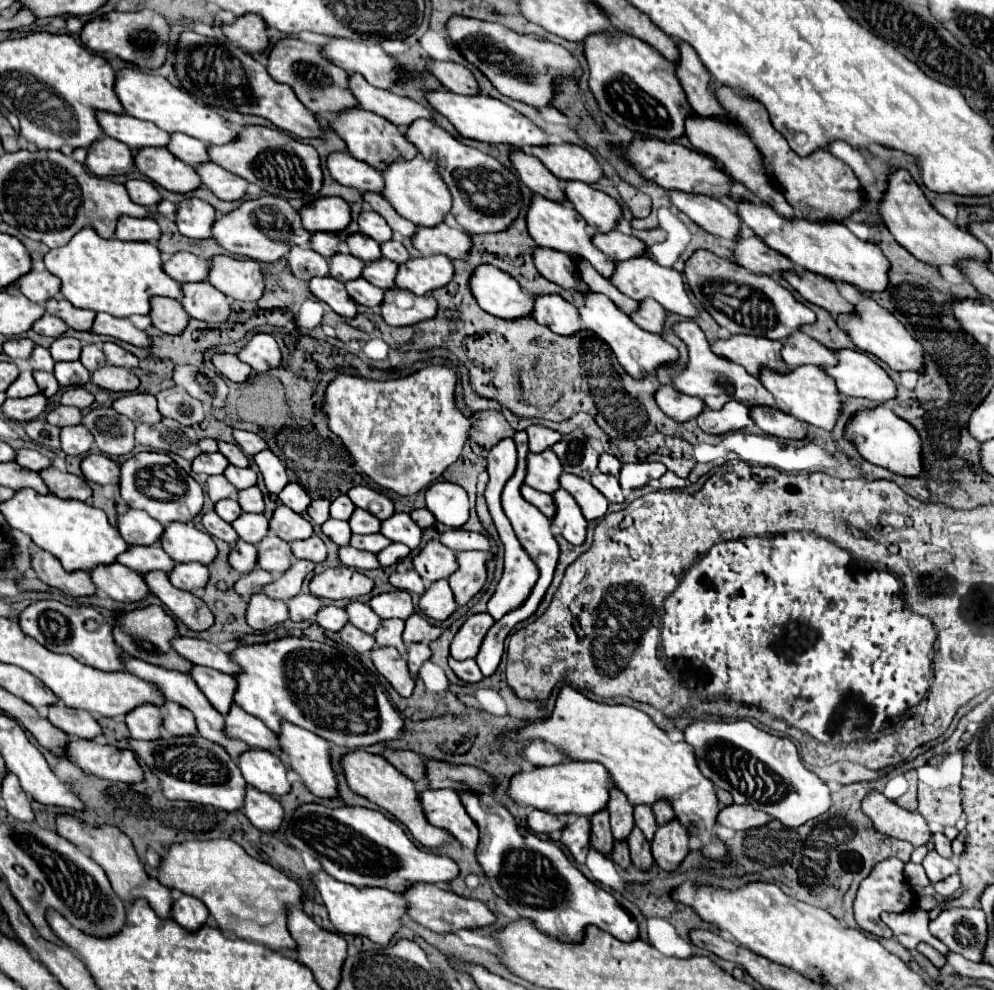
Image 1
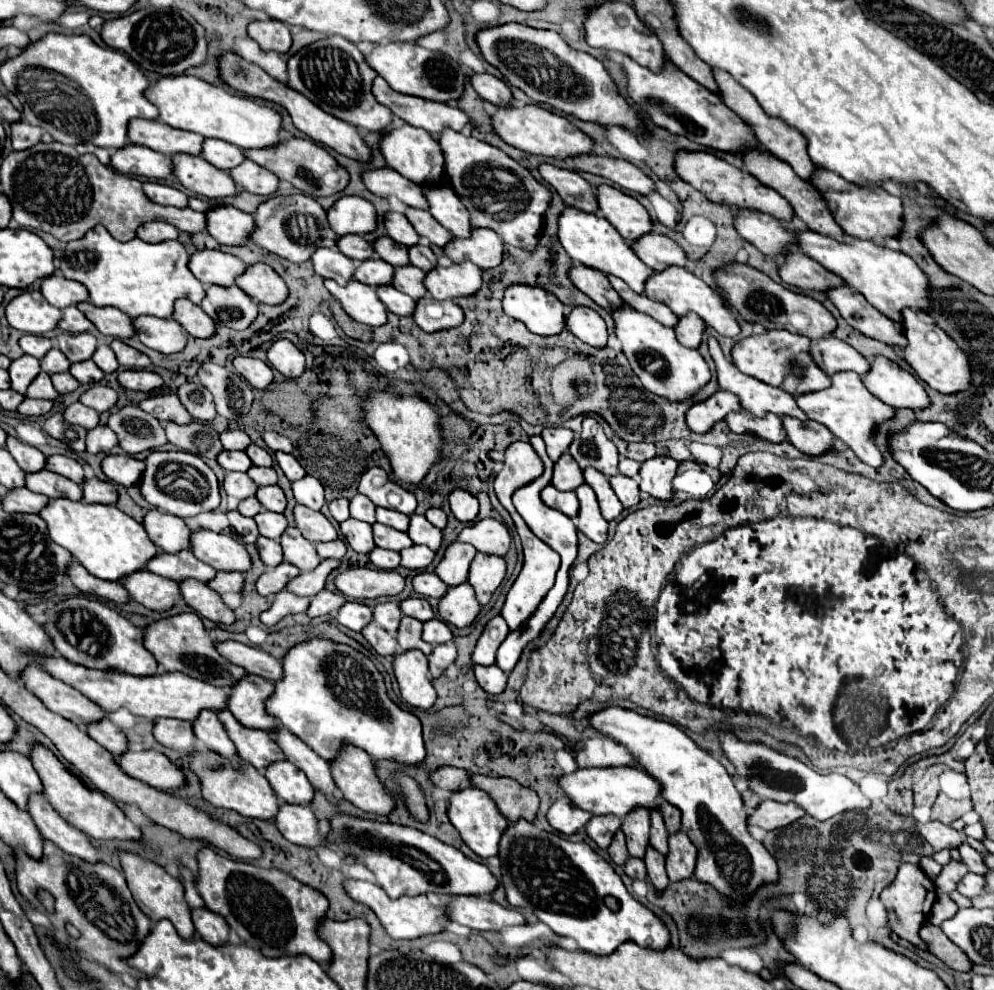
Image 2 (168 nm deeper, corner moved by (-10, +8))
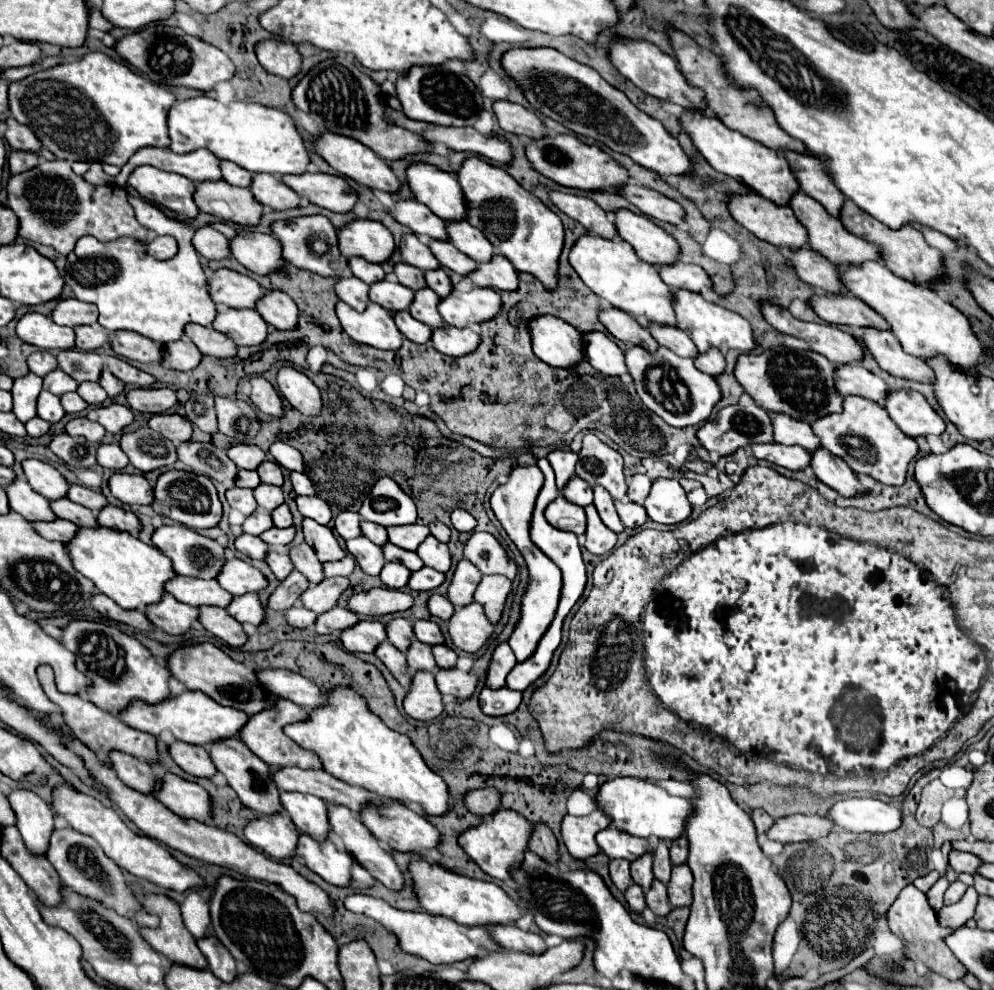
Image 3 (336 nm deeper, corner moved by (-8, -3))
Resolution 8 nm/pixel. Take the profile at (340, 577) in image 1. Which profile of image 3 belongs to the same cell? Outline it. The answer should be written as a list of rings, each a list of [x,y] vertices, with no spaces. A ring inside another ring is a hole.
[[[371,588],[367,592],[353,592],[347,598],[349,610],[363,616],[381,616],[391,612],[403,612],[411,608],[413,598],[403,590],[391,588]]]

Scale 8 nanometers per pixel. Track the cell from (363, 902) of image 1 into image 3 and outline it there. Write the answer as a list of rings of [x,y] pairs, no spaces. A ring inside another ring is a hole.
[[[353,894],[345,900],[345,906],[351,912],[357,914],[365,914],[373,920],[377,920],[379,924],[383,924],[389,932],[393,932],[399,940],[399,946],[413,956],[421,956],[425,960],[429,960],[431,964],[453,964],[465,958],[477,958],[481,948],[489,948],[489,950],[497,950],[499,946],[491,940],[491,936],[487,934],[485,928],[481,926],[463,926],[459,922],[455,922],[453,918],[447,916],[433,916],[427,912],[409,912],[409,910],[397,910],[393,906],[389,906],[385,900],[381,898],[373,898],[373,896],[365,896],[365,894]]]

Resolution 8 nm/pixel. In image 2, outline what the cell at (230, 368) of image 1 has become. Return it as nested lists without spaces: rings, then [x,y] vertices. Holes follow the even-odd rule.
[[[239,355],[233,359],[233,365],[235,365],[237,373],[241,377],[245,377],[251,383],[251,387],[255,387],[259,391],[265,391],[273,383],[273,369],[267,363],[263,363],[261,359]]]

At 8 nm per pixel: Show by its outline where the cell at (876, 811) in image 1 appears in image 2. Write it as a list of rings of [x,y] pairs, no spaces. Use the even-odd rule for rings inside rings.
[[[939,821],[917,823],[917,827],[919,827],[919,833],[931,843],[931,847],[935,851],[941,851],[941,849],[957,849],[959,845],[965,843],[965,837],[959,831],[955,831],[949,825],[943,825]]]

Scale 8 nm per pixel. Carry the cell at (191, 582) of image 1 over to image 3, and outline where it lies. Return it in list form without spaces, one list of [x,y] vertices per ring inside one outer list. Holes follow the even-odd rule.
[[[247,592],[245,596],[233,596],[233,600],[229,602],[229,608],[225,608],[235,620],[239,622],[251,622],[251,624],[261,624],[261,620],[265,618],[265,612],[261,608],[261,602],[257,598],[257,594]]]

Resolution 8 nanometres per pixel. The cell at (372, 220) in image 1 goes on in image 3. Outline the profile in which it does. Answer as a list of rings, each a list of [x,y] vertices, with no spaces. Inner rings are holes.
[[[403,234],[401,236],[401,244],[399,244],[399,252],[401,252],[401,258],[411,264],[411,266],[417,266],[421,270],[433,270],[433,268],[439,268],[437,264],[437,258],[431,254],[431,250],[427,248],[425,242],[421,242],[417,238],[417,234]]]

